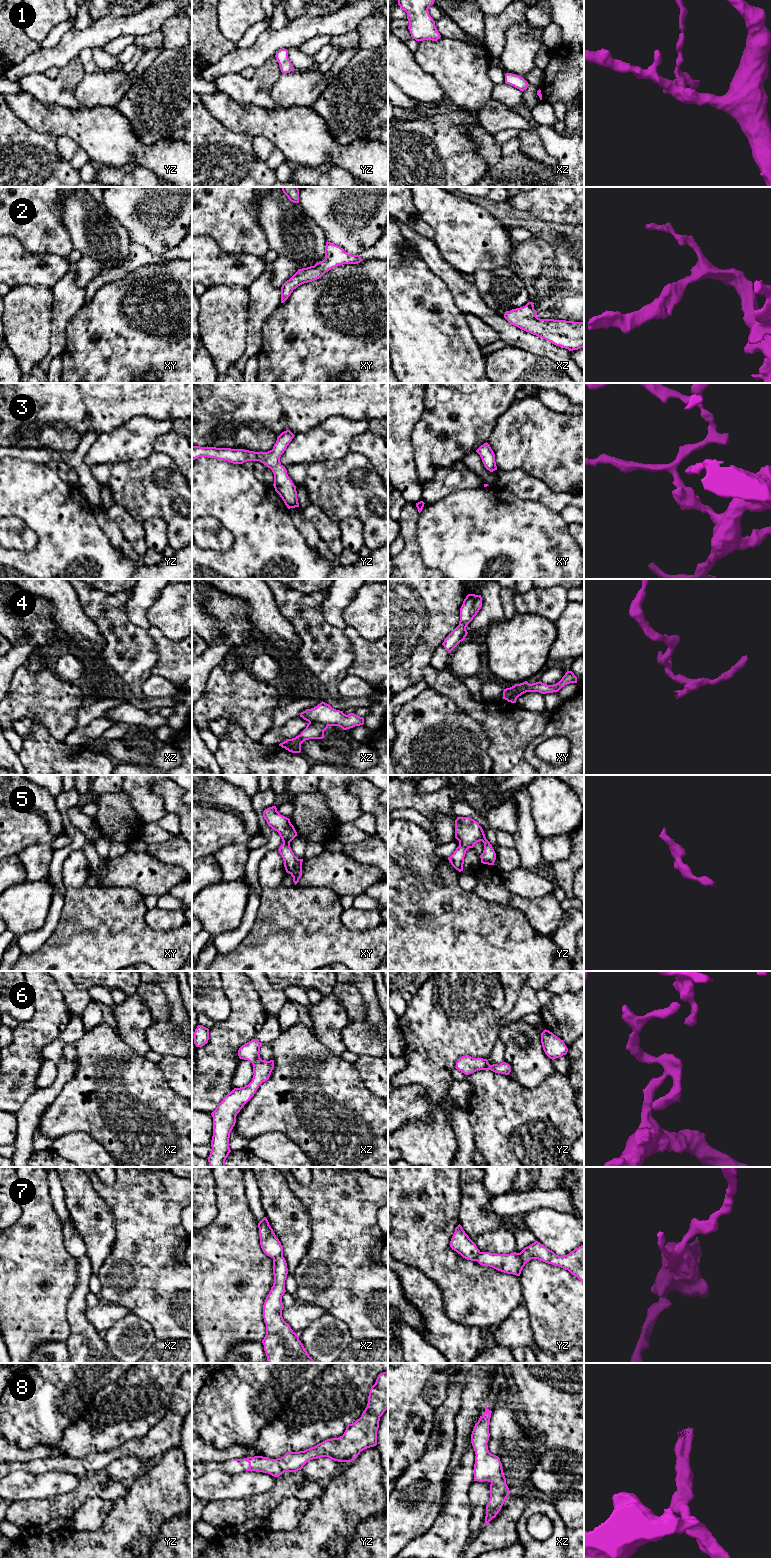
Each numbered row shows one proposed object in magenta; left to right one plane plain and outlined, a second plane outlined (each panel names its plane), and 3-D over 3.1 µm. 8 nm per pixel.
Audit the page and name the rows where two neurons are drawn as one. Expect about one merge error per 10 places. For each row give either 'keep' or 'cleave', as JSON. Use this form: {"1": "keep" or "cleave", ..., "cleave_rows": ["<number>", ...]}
{"1": "keep", "2": "keep", "3": "keep", "4": "cleave", "5": "keep", "6": "keep", "7": "keep", "8": "keep", "cleave_rows": ["4"]}

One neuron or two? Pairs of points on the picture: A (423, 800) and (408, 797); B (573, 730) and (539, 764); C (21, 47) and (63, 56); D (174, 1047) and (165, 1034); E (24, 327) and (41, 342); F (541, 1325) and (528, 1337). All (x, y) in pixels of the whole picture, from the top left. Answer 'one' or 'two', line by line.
A: one
B: one
C: two
D: one
E: one
F: two

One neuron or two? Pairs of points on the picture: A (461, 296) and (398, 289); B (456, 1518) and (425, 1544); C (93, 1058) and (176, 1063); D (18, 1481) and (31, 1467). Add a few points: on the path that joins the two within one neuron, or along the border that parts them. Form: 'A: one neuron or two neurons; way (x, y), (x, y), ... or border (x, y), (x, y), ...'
A: two neurons; border (438, 277), (451, 293), (456, 306), (463, 313)
B: one neuron; way (450, 1526), (433, 1543)
C: two neurons; border (156, 1063), (168, 1084)
D: two neurons; border (49, 1470), (38, 1474), (14, 1470), (10, 1474)

